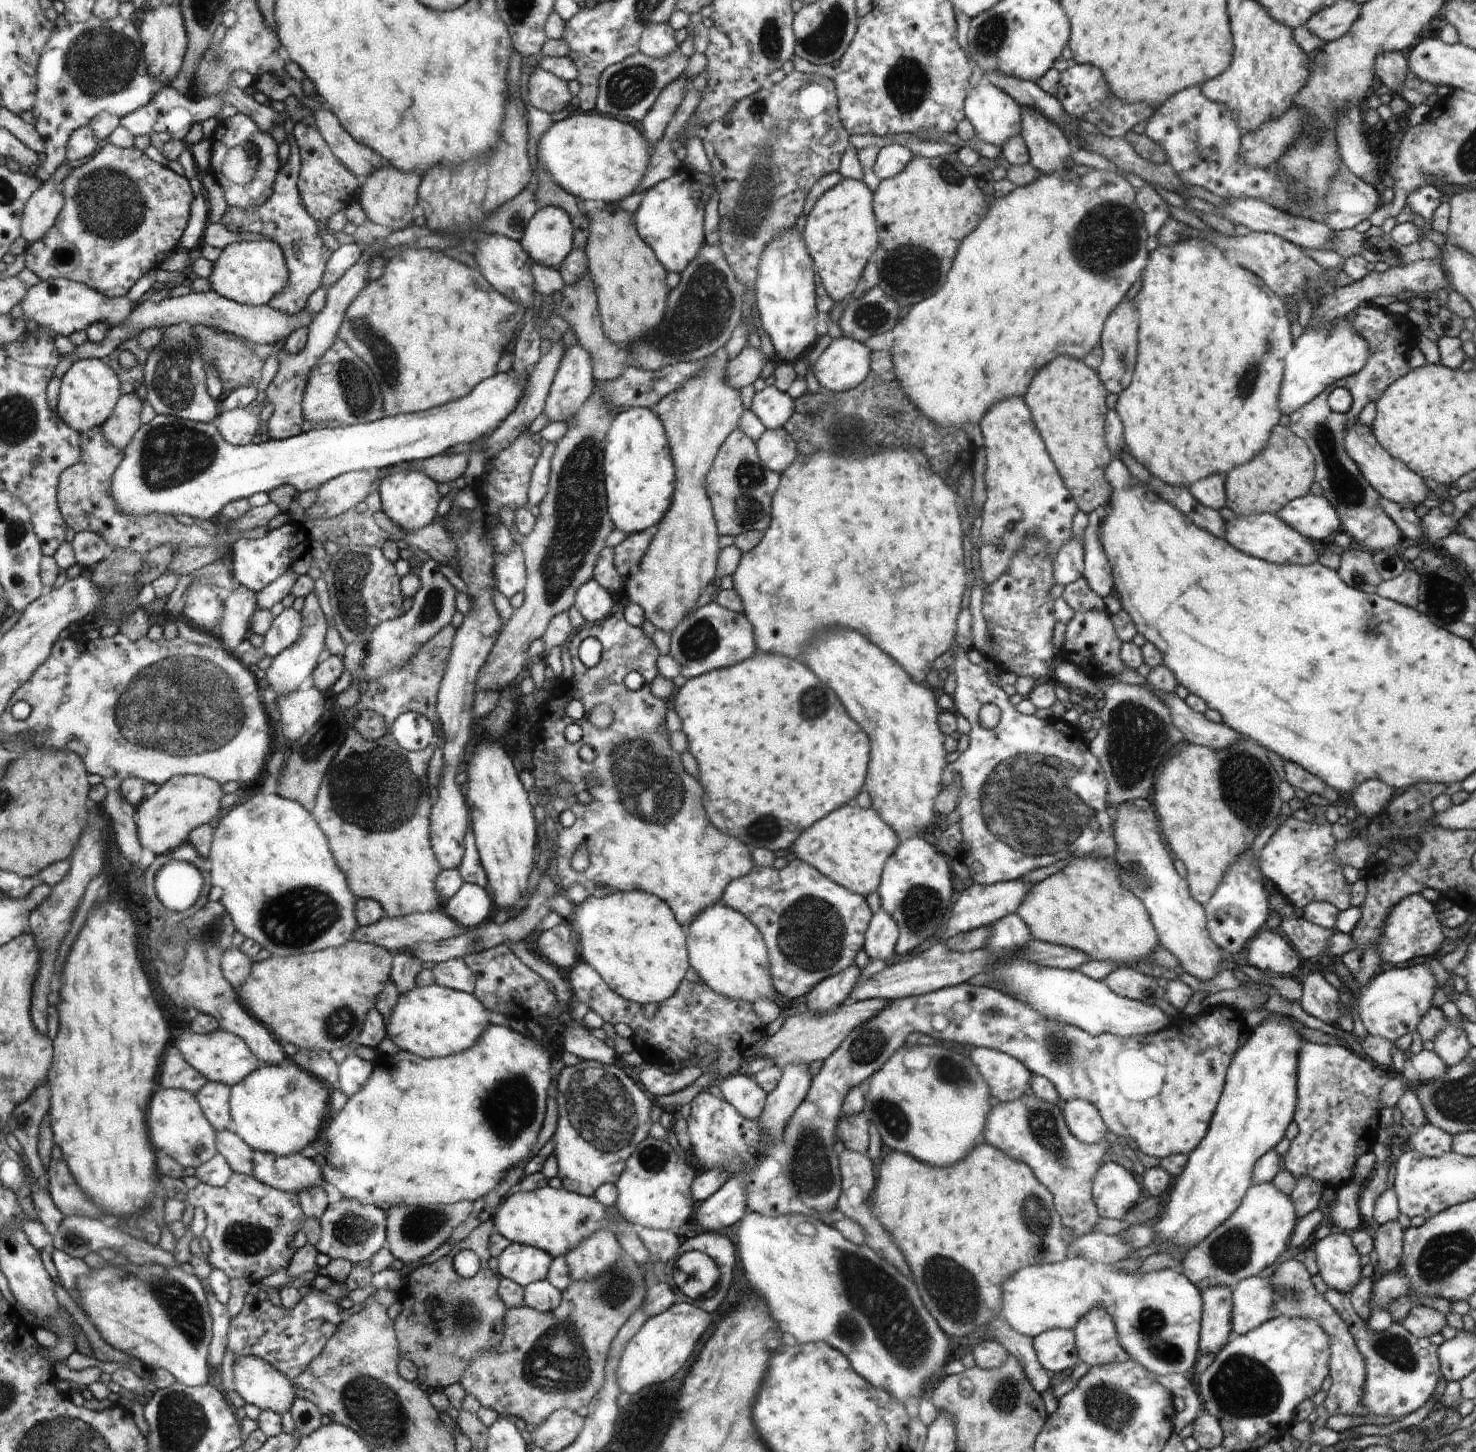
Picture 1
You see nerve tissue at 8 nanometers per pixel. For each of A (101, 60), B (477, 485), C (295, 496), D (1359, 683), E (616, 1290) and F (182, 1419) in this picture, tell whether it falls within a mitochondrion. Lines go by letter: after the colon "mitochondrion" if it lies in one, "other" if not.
A: mitochondrion
B: other
C: other
D: other
E: mitochondrion
F: mitochondrion

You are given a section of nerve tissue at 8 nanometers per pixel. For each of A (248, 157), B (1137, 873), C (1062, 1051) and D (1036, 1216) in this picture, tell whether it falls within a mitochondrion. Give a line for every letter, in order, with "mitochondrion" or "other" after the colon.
A: mitochondrion
B: mitochondrion
C: mitochondrion
D: mitochondrion

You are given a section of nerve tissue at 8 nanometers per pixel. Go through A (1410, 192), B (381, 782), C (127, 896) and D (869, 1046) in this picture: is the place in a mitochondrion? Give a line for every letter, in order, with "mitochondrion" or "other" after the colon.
A: other
B: mitochondrion
C: other
D: mitochondrion

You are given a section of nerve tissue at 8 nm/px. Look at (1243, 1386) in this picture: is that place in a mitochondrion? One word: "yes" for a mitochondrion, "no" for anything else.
yes

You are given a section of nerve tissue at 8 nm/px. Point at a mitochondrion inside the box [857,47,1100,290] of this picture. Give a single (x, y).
(907, 82)

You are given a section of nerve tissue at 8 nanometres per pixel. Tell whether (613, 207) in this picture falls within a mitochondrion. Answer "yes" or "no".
no

